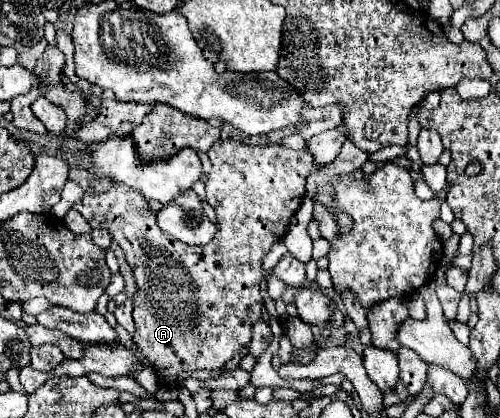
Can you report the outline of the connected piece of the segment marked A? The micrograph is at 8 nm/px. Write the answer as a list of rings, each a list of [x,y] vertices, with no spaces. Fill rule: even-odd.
[[[157,103],[155,111],[149,113],[149,119],[145,119],[145,123],[141,123],[131,135],[143,163],[169,159],[185,147],[208,151],[213,171],[209,173],[205,187],[207,201],[217,213],[217,235],[207,245],[193,247],[171,239],[159,229],[157,213],[149,207],[149,199],[133,187],[113,181],[105,193],[85,193],[83,199],[77,201],[77,211],[93,229],[107,229],[113,241],[123,249],[129,267],[133,267],[133,277],[139,289],[133,295],[133,319],[137,327],[133,341],[137,349],[147,355],[157,375],[161,375],[161,385],[165,387],[175,387],[177,375],[185,371],[217,371],[221,369],[221,363],[227,363],[239,349],[249,345],[251,329],[261,319],[263,311],[259,289],[263,281],[263,257],[269,253],[271,245],[285,237],[289,219],[305,197],[305,181],[317,169],[309,151],[293,151],[283,145],[255,147],[235,141],[217,141],[219,131],[219,127],[211,127],[207,121],[191,121],[191,115],[175,111],[175,107],[169,107],[167,103]]]

